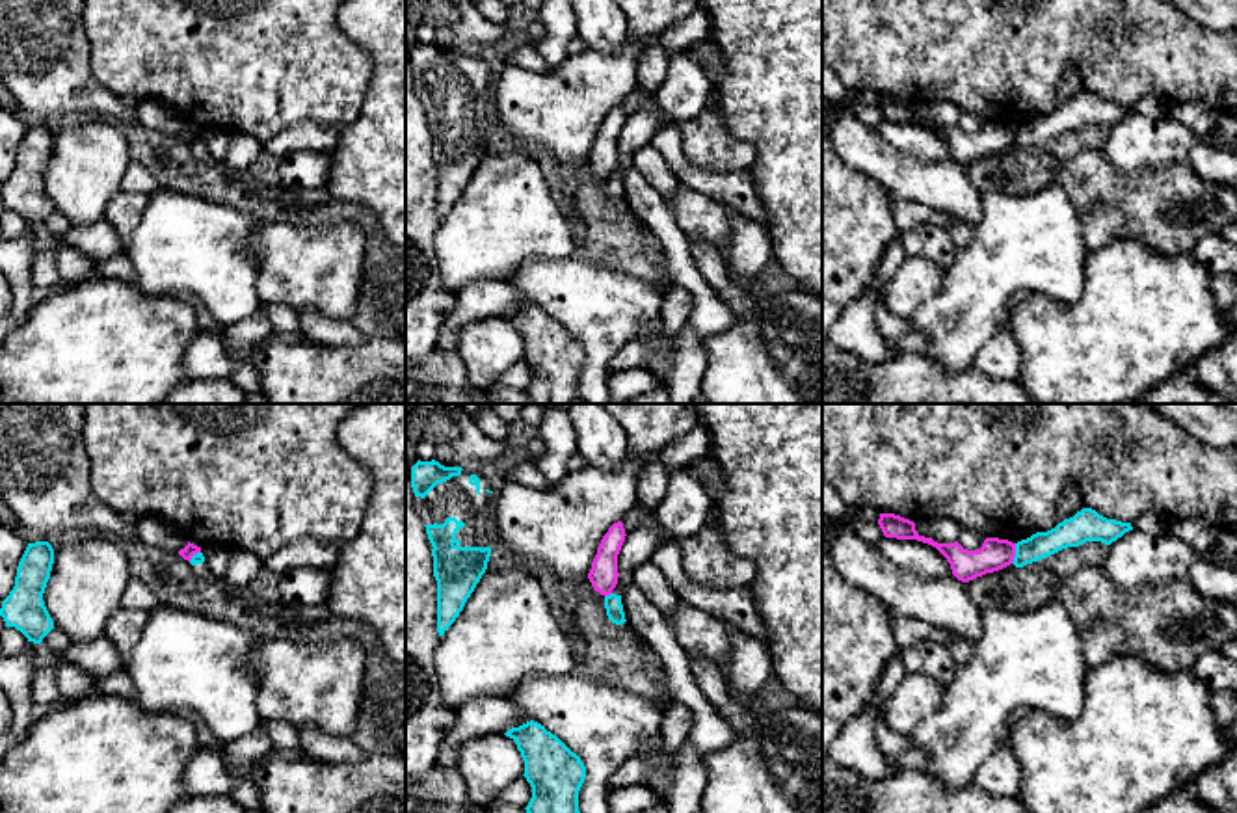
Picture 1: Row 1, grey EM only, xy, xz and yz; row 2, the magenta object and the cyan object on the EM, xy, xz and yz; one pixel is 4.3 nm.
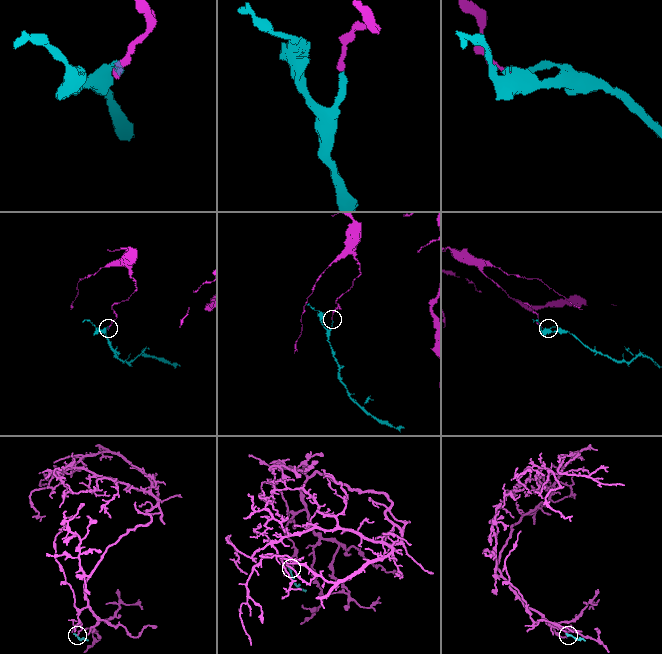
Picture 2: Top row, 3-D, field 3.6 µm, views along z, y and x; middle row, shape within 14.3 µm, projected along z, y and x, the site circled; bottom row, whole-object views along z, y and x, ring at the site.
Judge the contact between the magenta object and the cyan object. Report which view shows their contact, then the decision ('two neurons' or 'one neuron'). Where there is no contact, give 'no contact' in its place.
yz | two neurons

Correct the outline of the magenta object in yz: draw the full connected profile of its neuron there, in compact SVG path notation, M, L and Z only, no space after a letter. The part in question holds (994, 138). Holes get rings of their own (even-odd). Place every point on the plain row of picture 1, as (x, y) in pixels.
M880 97L878 108L885 121L917 123L936 130L951 147L952 158L962 166L999 154L1010 149L1016 140L1016 127L1008 123L986 121L980 132L967 134L958 125L938 127L932 121L919 119L913 104L895 97Z

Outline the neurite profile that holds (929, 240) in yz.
M923 223L910 231L897 231L904 257L926 257L945 272L954 262L956 246L947 229Z

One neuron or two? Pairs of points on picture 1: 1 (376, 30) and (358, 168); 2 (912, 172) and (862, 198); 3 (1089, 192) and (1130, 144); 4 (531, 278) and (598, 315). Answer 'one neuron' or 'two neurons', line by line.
1: one neuron
2: two neurons
3: two neurons
4: one neuron

